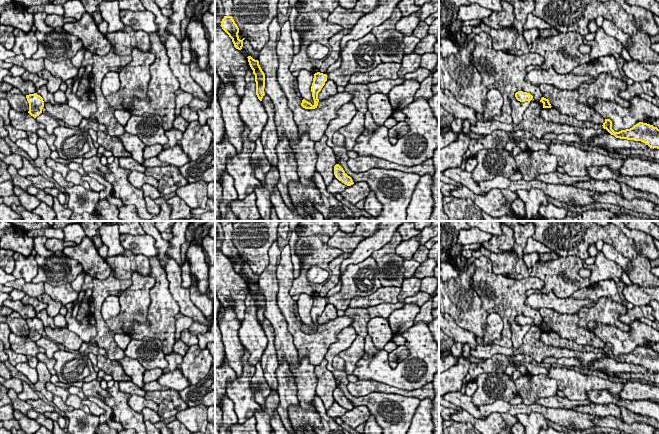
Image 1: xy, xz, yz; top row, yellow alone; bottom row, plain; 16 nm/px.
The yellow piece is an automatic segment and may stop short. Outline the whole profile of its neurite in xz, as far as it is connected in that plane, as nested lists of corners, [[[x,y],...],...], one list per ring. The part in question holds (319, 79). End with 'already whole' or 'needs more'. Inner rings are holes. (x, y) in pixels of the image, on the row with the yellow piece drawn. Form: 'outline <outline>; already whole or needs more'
outline [[[317,72],[314,74],[313,83],[311,86],[312,97],[314,100],[314,104],[312,105],[310,102],[305,99],[302,100],[301,106],[305,109],[315,109],[318,106],[318,93],[321,91],[325,82],[327,81],[327,75]]]; already whole

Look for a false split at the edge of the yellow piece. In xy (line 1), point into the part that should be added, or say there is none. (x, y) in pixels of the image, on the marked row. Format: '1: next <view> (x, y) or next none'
1: next none

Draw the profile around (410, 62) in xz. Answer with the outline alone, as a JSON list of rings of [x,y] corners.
[[[412,51],[408,55],[404,55],[400,70],[398,71],[398,77],[404,79],[404,75],[409,72],[414,72],[417,68],[420,67],[422,56]]]

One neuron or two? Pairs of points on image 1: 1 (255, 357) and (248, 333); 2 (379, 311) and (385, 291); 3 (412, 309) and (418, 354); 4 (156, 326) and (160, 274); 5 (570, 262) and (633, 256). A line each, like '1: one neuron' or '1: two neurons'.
1: one neuron
2: two neurons
3: two neurons
4: one neuron
5: two neurons

